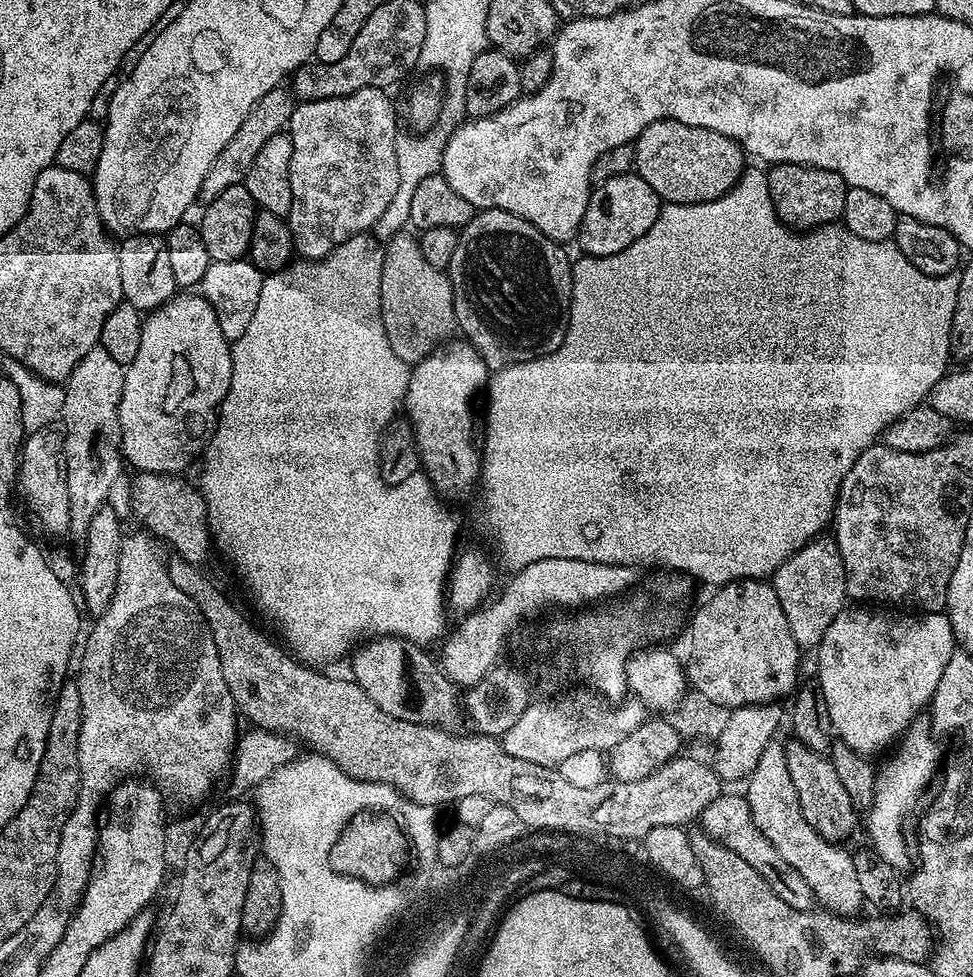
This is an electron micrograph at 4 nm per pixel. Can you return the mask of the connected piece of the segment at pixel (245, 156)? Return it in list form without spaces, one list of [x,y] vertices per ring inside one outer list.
[[[284,86],[270,90],[270,94],[262,94],[262,98],[258,98],[254,110],[246,114],[246,122],[238,126],[238,134],[234,134],[234,138],[226,142],[222,154],[214,158],[214,166],[206,170],[206,179],[202,182],[202,190],[198,197],[201,205],[214,202],[214,198],[218,198],[218,194],[222,194],[222,190],[228,189],[229,186],[244,183],[246,174],[250,174],[250,166],[254,166],[254,158],[258,158],[259,152],[262,151],[263,144],[274,134],[287,129],[293,107],[294,97],[291,91]]]

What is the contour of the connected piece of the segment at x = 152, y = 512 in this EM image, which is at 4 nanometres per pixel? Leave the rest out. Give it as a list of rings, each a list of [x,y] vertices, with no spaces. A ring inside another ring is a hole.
[[[136,472],[132,480],[132,512],[143,527],[159,541],[165,540],[175,555],[197,566],[203,565],[214,541],[208,528],[208,507],[204,494],[195,483],[187,484],[180,474]]]

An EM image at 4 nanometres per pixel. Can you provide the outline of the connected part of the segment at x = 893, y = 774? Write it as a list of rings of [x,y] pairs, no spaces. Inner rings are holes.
[[[927,719],[913,720],[898,747],[891,753],[893,756],[884,765],[879,765],[876,774],[874,798],[866,809],[866,828],[868,824],[868,836],[872,839],[870,847],[897,870],[904,870],[908,864],[908,856],[910,864],[910,844],[909,841],[908,844],[904,841],[904,819],[907,818],[908,811],[919,802],[920,795],[927,790],[936,767],[937,772],[941,767],[940,748],[936,745],[935,738],[937,739]]]

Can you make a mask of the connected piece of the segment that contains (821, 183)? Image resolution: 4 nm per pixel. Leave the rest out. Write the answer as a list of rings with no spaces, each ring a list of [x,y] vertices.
[[[774,164],[767,169],[768,189],[776,216],[793,230],[811,230],[843,217],[848,183],[837,172],[801,164]]]

